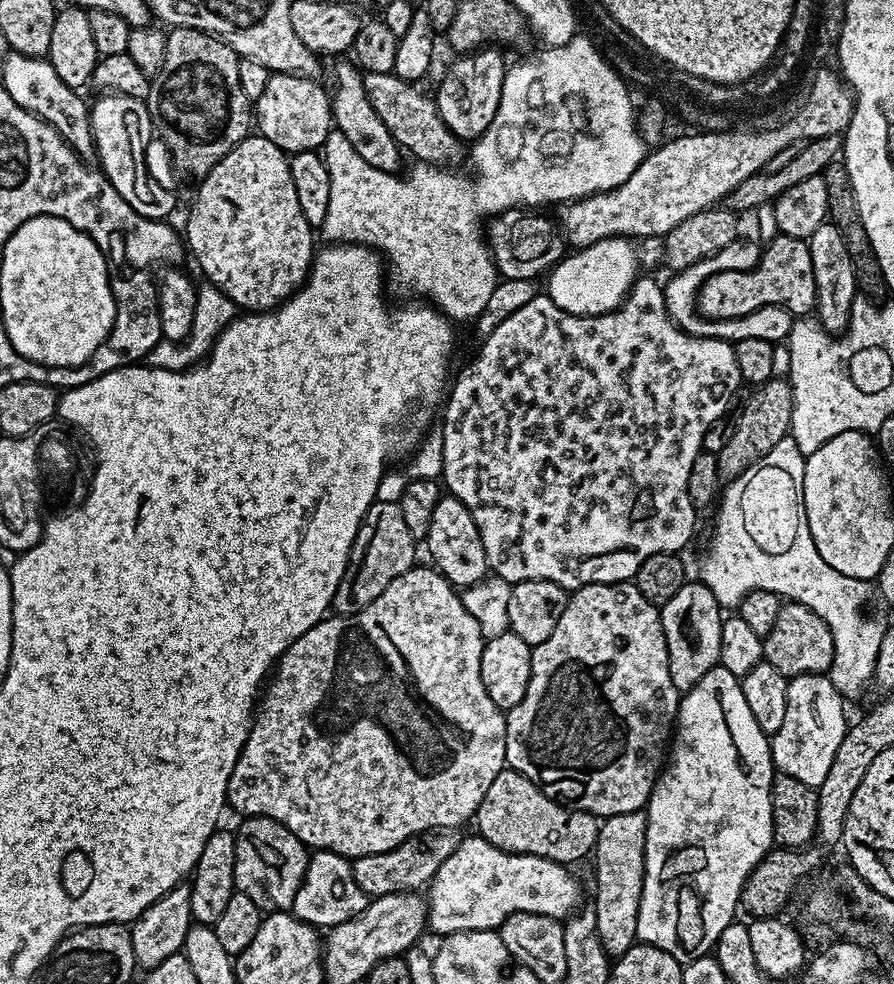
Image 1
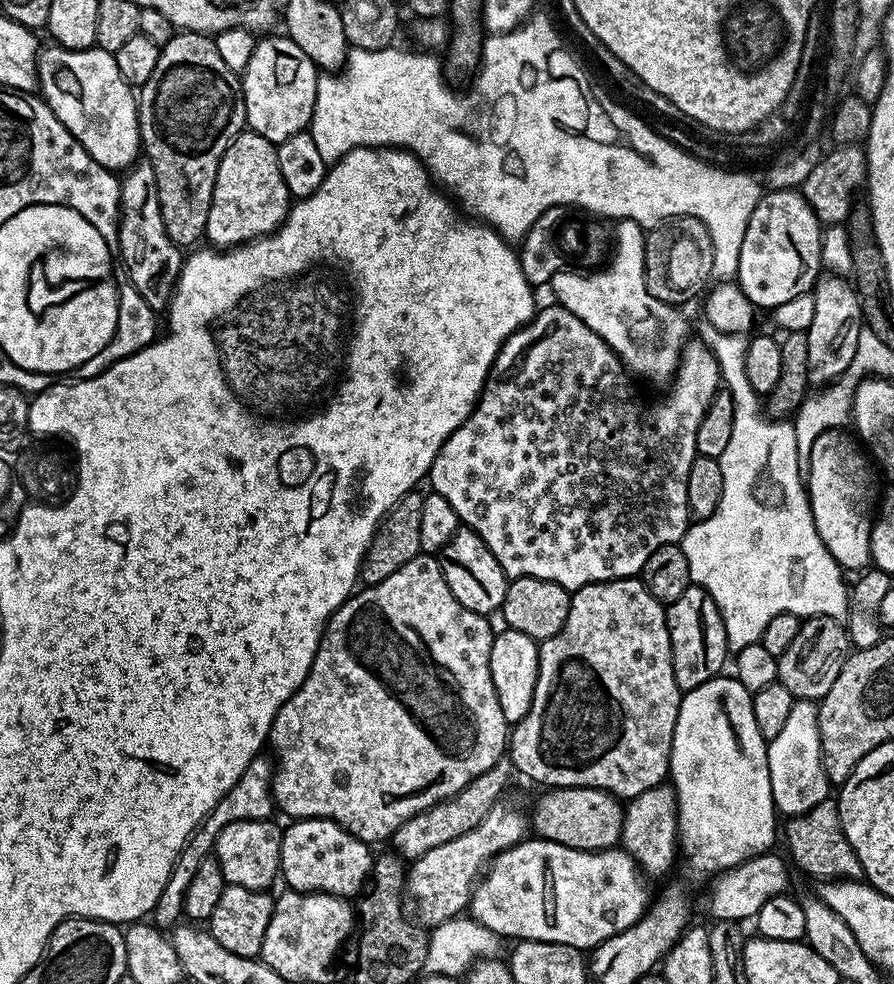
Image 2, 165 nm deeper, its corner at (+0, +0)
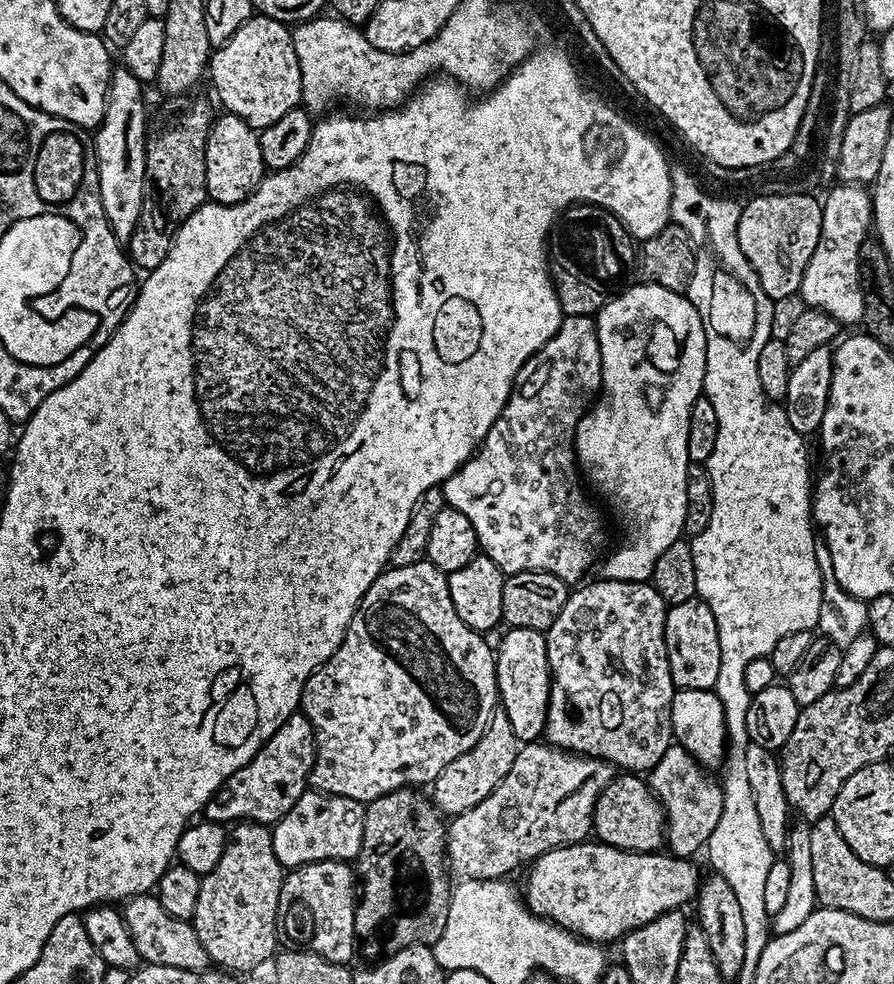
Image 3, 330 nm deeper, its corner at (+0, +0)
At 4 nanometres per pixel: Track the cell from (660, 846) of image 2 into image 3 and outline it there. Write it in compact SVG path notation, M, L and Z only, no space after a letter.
M673 742L658 758L646 779L664 809L666 821L666 848L673 856L695 857L695 852L707 845L714 826L722 818L724 789L719 779L711 780L709 773L685 750L681 744Z

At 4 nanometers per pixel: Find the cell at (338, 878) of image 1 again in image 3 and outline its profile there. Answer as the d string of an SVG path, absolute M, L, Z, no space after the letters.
M305 790L291 810L276 824L271 825L274 854L278 862L286 870L291 870L323 860L355 861L362 846L365 811L365 805L354 798Z

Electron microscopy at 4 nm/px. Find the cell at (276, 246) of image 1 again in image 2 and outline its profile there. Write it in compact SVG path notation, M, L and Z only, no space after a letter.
M251 130L240 133L238 138L222 154L222 162L216 171L214 194L210 202L210 218L206 218L204 236L209 245L220 250L228 250L233 246L247 244L261 236L267 236L276 231L288 217L290 197L288 187L282 178L282 170L278 166L277 145L271 144Z

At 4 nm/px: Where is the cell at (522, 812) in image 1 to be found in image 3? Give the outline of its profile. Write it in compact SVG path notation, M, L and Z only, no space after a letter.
M618 774L606 786L592 815L594 836L599 843L609 844L627 852L654 852L666 844L664 809L640 774Z

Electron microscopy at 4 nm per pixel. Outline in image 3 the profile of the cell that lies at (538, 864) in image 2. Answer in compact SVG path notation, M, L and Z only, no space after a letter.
M585 842L564 844L533 860L527 869L528 877L522 884L522 899L535 916L550 920L560 928L572 932L582 940L605 942L628 935L643 924L673 910L683 909L688 899L697 895L702 875L691 859L665 854L663 851L627 852L609 844Z

